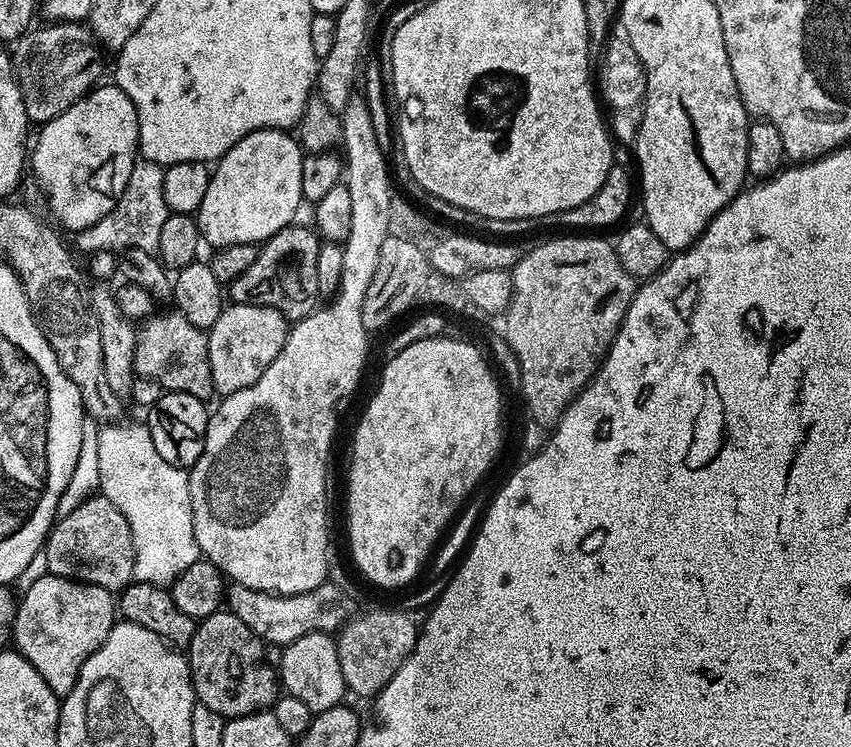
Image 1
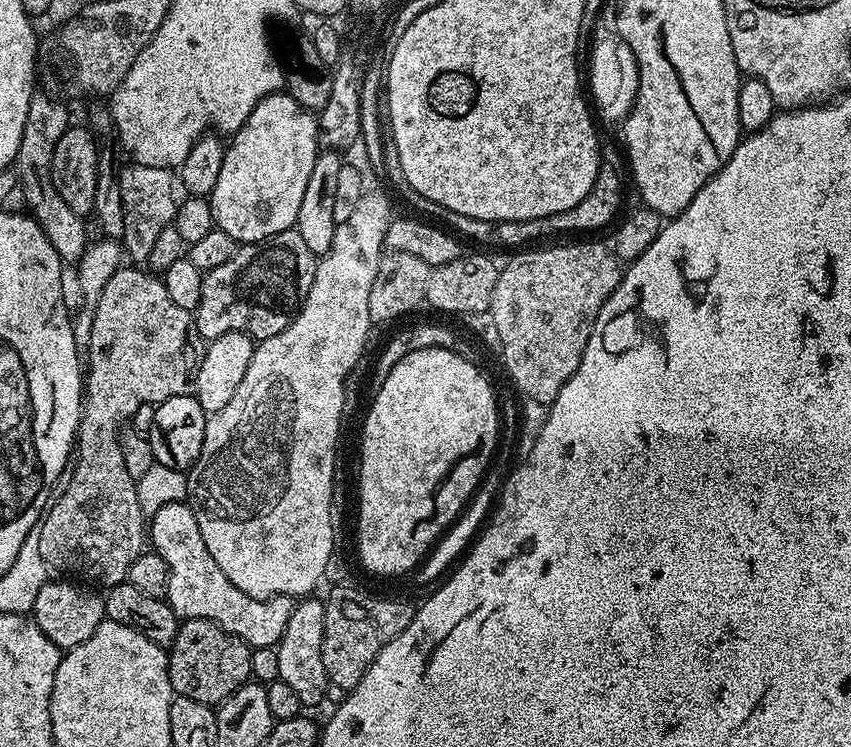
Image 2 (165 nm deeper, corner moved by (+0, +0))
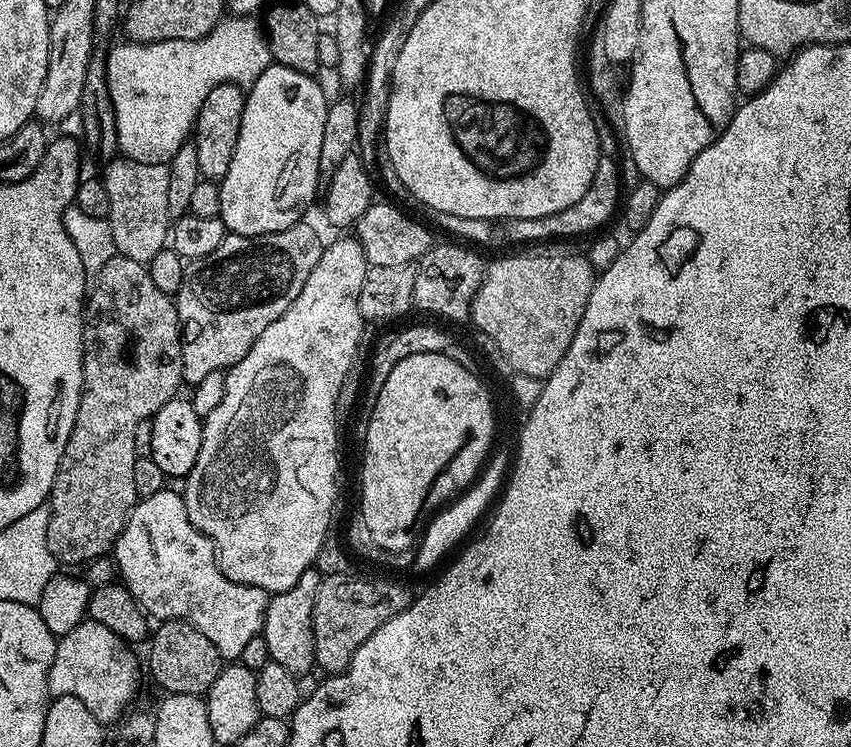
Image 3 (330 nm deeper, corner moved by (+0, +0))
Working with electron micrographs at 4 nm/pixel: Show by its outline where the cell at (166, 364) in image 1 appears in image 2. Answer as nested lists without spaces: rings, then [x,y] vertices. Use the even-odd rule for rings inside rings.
[[[121,266],[117,269],[116,273],[106,282],[101,296],[97,299],[96,306],[92,308],[93,325],[90,331],[89,350],[86,355],[86,375],[82,380],[82,407],[80,410],[80,424],[76,428],[76,439],[74,441],[74,463],[71,465],[70,475],[67,477],[67,480],[69,479],[68,485],[66,485],[64,489],[62,489],[63,487],[59,489],[59,492],[61,491],[60,497],[58,497],[58,492],[55,499],[51,501],[46,515],[41,519],[38,525],[40,529],[40,533],[38,534],[38,547],[42,549],[42,558],[53,573],[63,574],[68,578],[80,578],[76,576],[85,576],[88,580],[97,580],[98,583],[104,584],[103,586],[125,583],[128,579],[128,571],[146,548],[146,517],[142,510],[142,506],[138,502],[138,490],[136,489],[137,480],[130,474],[130,470],[126,470],[126,461],[122,458],[122,446],[120,445],[122,427],[120,428],[120,423],[122,423],[123,420],[124,423],[131,421],[132,415],[135,414],[138,406],[143,403],[157,405],[175,396],[189,395],[192,387],[192,378],[198,363],[198,349],[202,344],[202,337],[200,331],[196,328],[196,321],[193,313],[182,310],[182,306],[177,306],[174,301],[170,299],[170,294],[166,294],[166,286],[164,285],[163,279],[161,279],[159,275],[145,270],[143,267],[128,267],[132,268]]]

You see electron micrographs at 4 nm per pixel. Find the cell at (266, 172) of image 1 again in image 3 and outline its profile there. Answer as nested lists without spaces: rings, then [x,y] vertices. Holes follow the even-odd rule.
[[[273,62],[247,89],[242,110],[242,126],[238,130],[238,146],[234,146],[234,158],[230,158],[230,170],[226,170],[223,180],[219,181],[220,197],[222,198],[219,217],[224,221],[225,229],[231,235],[265,236],[286,230],[290,226],[301,223],[305,219],[304,211],[311,206],[315,196],[317,199],[318,189],[321,187],[318,158],[322,154],[322,129],[326,127],[326,114],[330,103],[329,97],[324,97],[324,88],[318,81],[316,76],[307,76],[298,70],[290,70],[286,66]]]

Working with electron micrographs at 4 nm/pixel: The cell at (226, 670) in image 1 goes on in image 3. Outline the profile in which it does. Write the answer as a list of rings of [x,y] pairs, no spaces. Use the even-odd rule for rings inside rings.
[[[166,620],[155,625],[151,640],[146,668],[147,671],[148,668],[152,671],[153,682],[158,687],[165,688],[165,693],[203,697],[210,690],[210,686],[214,686],[214,678],[218,678],[222,661],[218,650],[214,650],[214,642],[210,642],[206,634],[202,634],[185,620]]]

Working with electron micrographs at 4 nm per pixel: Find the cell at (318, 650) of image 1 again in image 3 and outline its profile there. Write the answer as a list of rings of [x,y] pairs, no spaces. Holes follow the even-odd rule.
[[[315,567],[305,570],[302,578],[290,586],[290,590],[275,593],[269,599],[268,609],[264,615],[263,637],[268,647],[268,658],[278,662],[278,666],[286,666],[290,674],[297,678],[304,678],[308,671],[313,671],[316,663],[314,650],[314,630],[312,629],[312,615],[314,614],[314,594],[318,594],[321,575]]]

